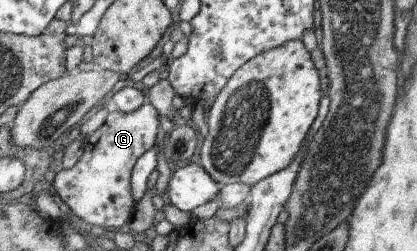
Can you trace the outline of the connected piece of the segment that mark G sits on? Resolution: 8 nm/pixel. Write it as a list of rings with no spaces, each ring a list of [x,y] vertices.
[[[147,100],[132,112],[124,112],[124,114],[111,108],[106,112],[104,122],[88,138],[83,138],[81,141],[82,154],[78,161],[71,168],[62,169],[54,174],[51,180],[54,194],[68,206],[68,210],[76,218],[105,228],[120,228],[130,220],[134,207],[130,187],[130,175],[134,162],[146,150],[152,148],[158,125],[158,112]]]

